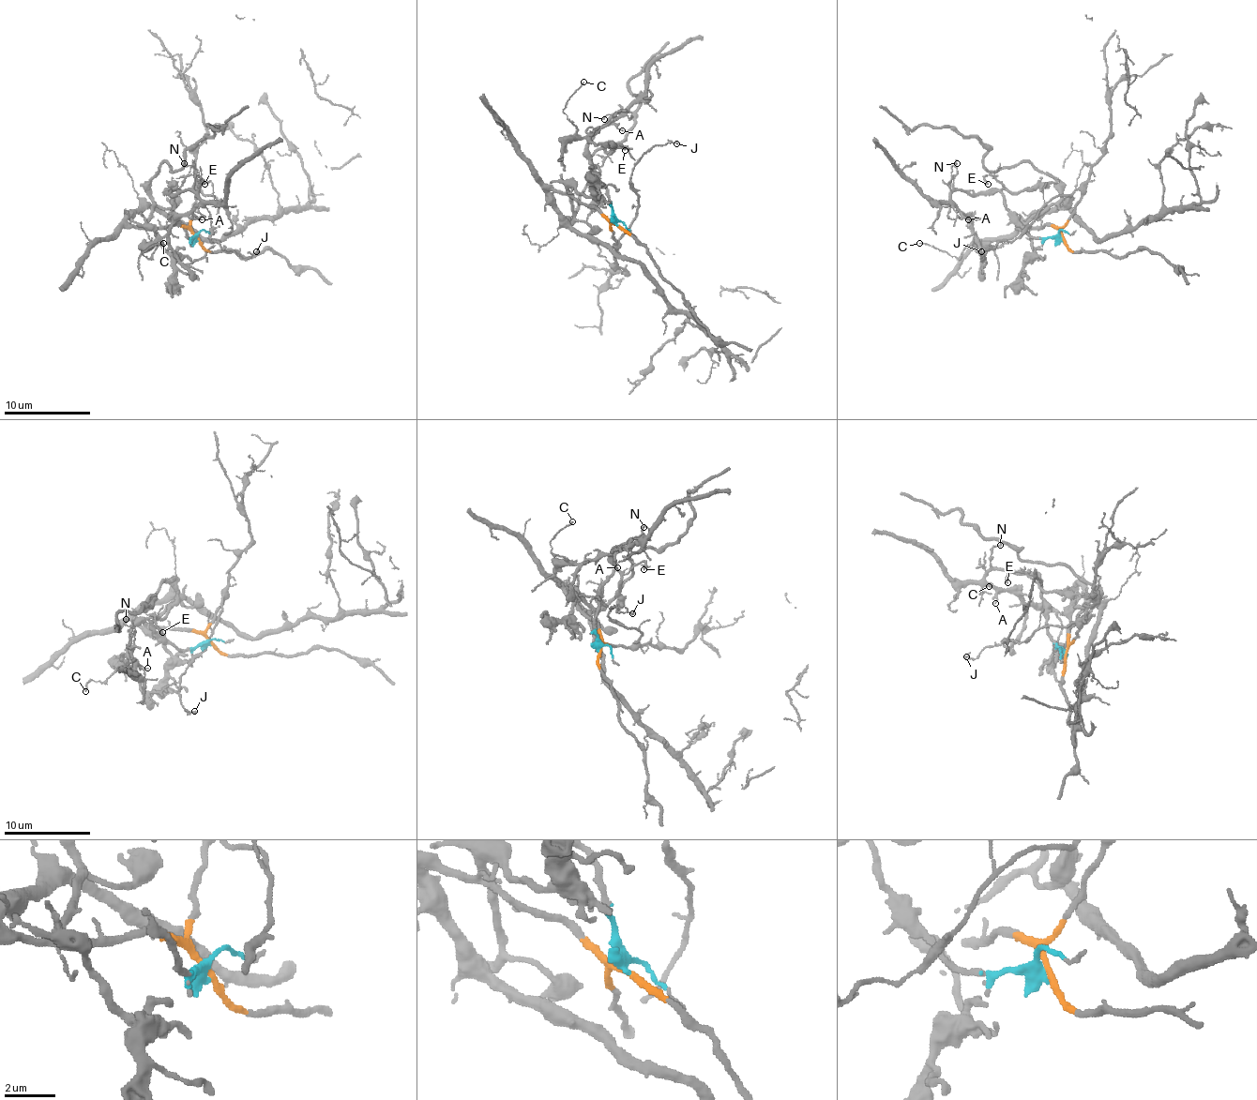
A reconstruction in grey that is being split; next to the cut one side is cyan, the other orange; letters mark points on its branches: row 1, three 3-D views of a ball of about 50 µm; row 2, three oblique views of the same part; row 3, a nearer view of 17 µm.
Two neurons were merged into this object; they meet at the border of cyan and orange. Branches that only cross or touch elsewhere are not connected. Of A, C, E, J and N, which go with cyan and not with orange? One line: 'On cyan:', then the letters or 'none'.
On cyan: A, C, E, N

